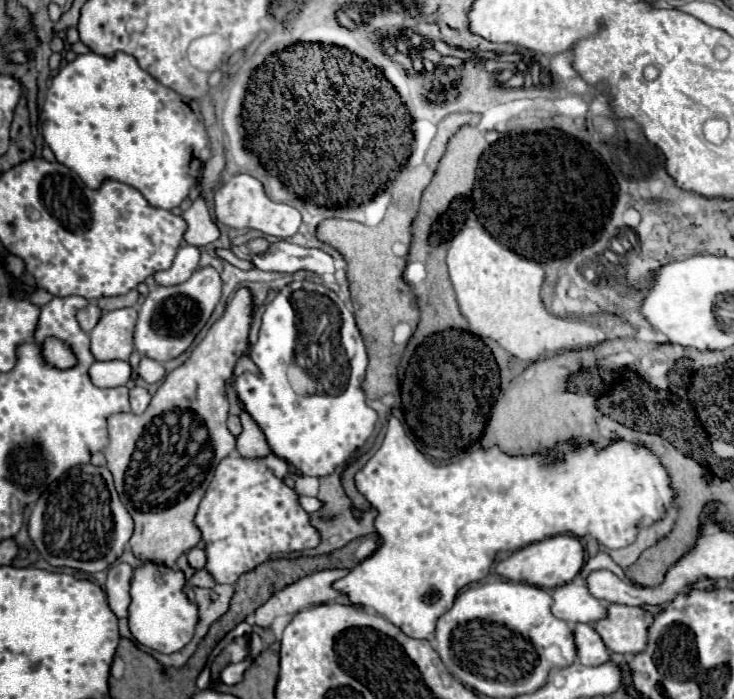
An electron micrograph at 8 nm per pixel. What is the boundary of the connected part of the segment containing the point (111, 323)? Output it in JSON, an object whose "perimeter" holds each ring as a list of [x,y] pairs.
{"perimeter":[[[121,308],[103,314],[89,334],[95,360],[129,360],[133,352],[135,320],[135,308]]]}

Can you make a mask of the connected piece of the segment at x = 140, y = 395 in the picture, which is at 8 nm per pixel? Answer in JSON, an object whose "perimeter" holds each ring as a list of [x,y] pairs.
{"perimeter":[[[143,386],[131,388],[129,390],[129,398],[131,398],[131,410],[135,414],[141,414],[149,406],[149,402],[151,402],[151,396],[149,396],[149,392]]]}

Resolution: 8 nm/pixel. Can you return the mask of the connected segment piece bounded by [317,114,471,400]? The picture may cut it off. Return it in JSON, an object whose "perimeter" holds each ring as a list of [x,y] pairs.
{"perimeter":[[[451,114],[439,124],[437,136],[431,142],[423,164],[403,170],[397,176],[397,180],[393,182],[391,208],[387,210],[387,214],[379,226],[365,226],[361,222],[343,220],[343,218],[323,220],[317,226],[317,238],[331,244],[333,248],[337,248],[349,264],[351,296],[353,296],[353,304],[357,302],[355,304],[355,320],[359,324],[359,330],[363,334],[363,340],[365,340],[365,346],[369,352],[369,366],[367,366],[367,376],[363,382],[363,390],[369,400],[383,398],[385,394],[397,392],[395,380],[391,380],[391,360],[395,356],[395,370],[393,370],[393,378],[395,378],[397,366],[399,366],[399,354],[403,354],[405,348],[401,346],[401,350],[399,350],[399,344],[393,342],[393,328],[401,322],[415,328],[419,322],[417,298],[411,292],[411,286],[403,278],[403,270],[407,266],[409,246],[411,246],[411,238],[413,238],[411,226],[413,226],[413,220],[417,218],[417,212],[419,212],[421,194],[429,186],[429,182],[435,174],[435,168],[445,154],[445,146],[449,142],[449,138],[463,124],[469,124],[469,120],[471,118],[467,114]]]}

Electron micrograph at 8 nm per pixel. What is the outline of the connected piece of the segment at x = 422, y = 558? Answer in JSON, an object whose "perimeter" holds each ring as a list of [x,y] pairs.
{"perimeter":[[[395,416],[389,418],[381,448],[357,472],[355,484],[377,510],[375,530],[381,544],[369,558],[349,570],[347,576],[333,582],[333,588],[345,594],[353,606],[373,608],[407,636],[429,642],[435,638],[435,620],[451,608],[461,588],[487,578],[499,552],[515,552],[557,534],[591,536],[605,548],[625,548],[635,542],[637,526],[645,518],[659,522],[675,506],[675,488],[669,470],[641,442],[615,438],[599,448],[591,442],[583,446],[577,440],[561,440],[545,454],[533,452],[525,456],[509,456],[499,446],[477,446],[459,462],[441,466],[423,454],[404,423]]]}

